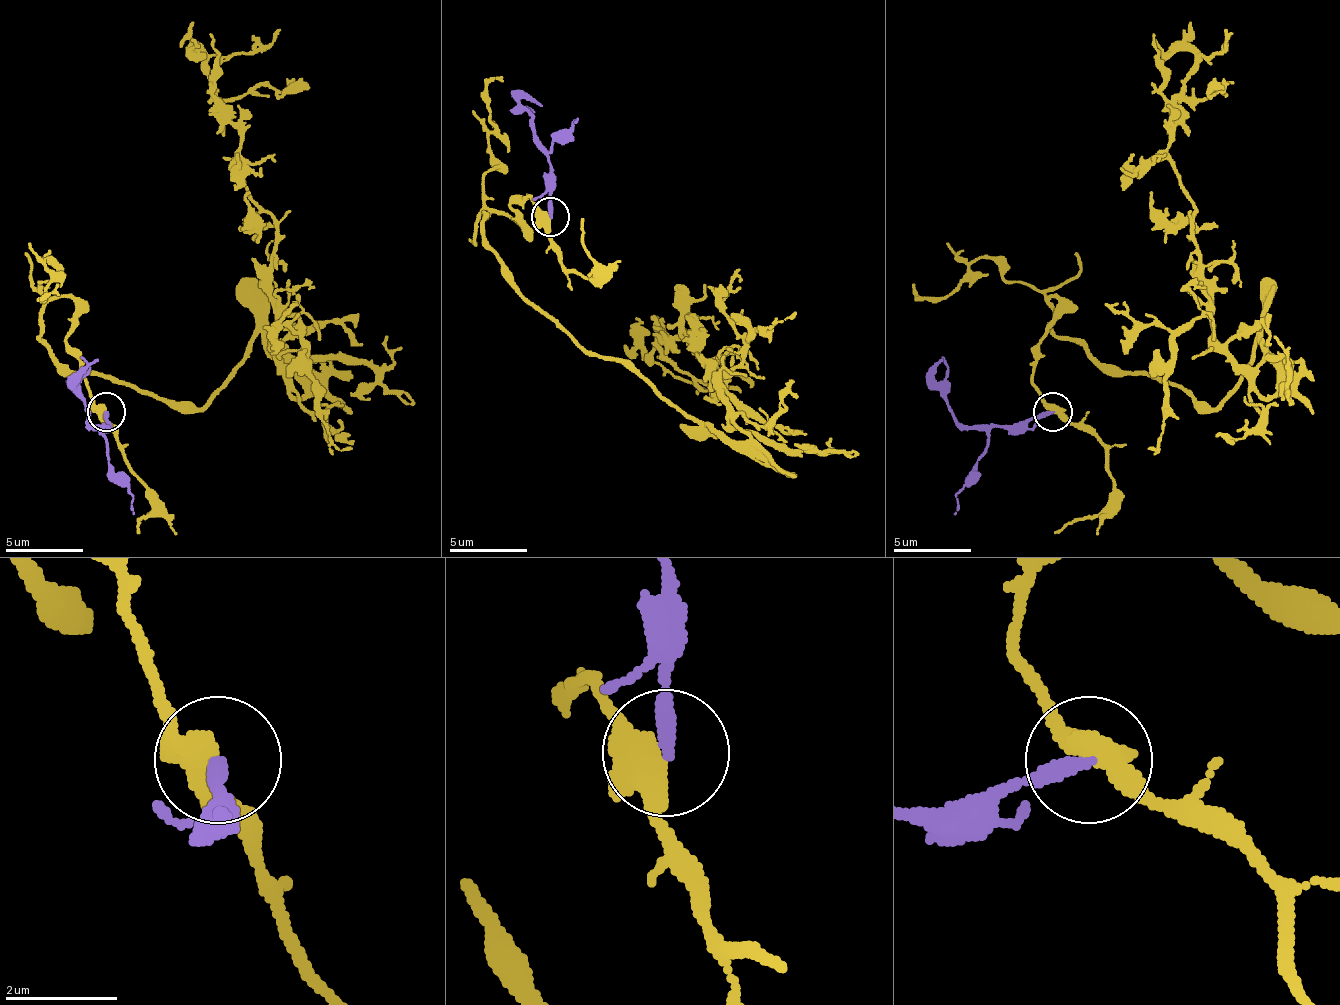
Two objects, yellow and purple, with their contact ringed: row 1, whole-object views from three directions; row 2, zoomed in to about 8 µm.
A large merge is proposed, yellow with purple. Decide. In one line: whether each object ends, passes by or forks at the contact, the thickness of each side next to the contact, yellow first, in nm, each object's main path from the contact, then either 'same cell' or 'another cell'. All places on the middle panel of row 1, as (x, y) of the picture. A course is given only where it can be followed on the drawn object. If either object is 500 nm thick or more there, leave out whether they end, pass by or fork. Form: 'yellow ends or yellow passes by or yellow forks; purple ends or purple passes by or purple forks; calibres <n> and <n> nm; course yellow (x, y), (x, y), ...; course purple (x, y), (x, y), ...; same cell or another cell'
yellow passes by; purple ends; calibres 460 and 280 nm; course yellow (549, 215), (483, 215), (514, 285), (716, 429), (720, 359), (685, 332), (650, 355), (724, 390); course purple (549, 215), (549, 153), (522, 99), (541, 107); same cell

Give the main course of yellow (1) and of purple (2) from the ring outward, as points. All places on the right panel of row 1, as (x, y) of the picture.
1: (1051, 408), (1051, 296), (1051, 331), (1214, 408), (1265, 350), (1242, 366), (1214, 335), (1168, 152), (1226, 28)
2: (1051, 412), (989, 424), (962, 424), (935, 381), (943, 358)

